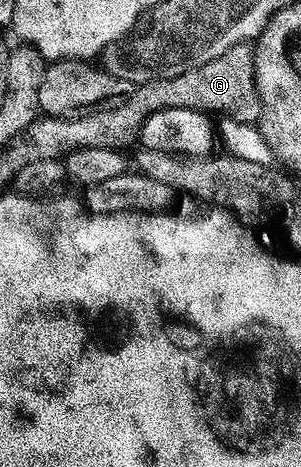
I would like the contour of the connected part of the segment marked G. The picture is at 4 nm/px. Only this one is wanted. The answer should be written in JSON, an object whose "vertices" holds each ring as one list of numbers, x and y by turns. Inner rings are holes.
{"vertices":[[239,43,226,49,226,53,222,53,220,57,214,57,214,61,206,61,206,65,191,67,186,69,186,73,178,73,174,77,150,79,147,83,139,84,128,99,118,104,109,105,99,111,92,111,88,115,80,115,77,119,56,119,56,151,61,157,65,157,72,151,83,147,128,149,132,142,135,144,139,140,140,130,146,117,162,109,194,109,212,117,231,117,238,122,255,124,260,117,260,98,257,96,254,83,252,47,248,43]]}

